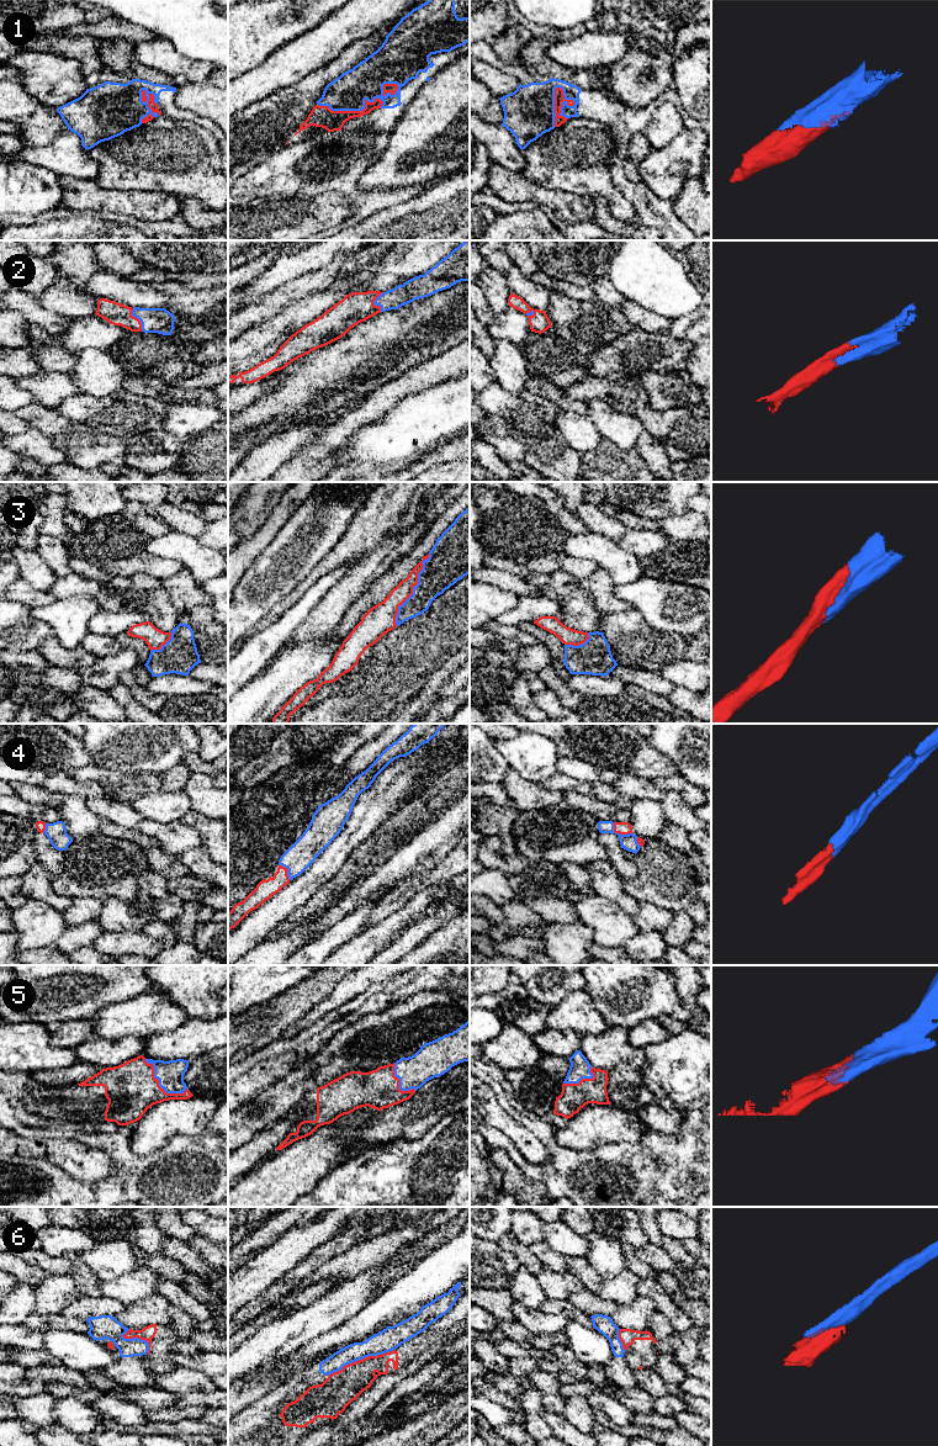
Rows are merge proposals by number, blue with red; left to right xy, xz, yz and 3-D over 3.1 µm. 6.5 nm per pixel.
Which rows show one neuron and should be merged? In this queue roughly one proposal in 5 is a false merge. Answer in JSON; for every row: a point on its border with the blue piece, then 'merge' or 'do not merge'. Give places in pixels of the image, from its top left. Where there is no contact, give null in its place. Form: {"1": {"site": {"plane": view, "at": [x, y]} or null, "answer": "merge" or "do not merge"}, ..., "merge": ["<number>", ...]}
{"1": {"site": {"plane": "yz", "at": [554, 105]}, "answer": "merge"}, "2": {"site": {"plane": "xy", "at": [138, 318]}, "answer": "merge"}, "3": {"site": {"plane": "xz", "at": [413, 589]}, "answer": "merge"}, "4": {"site": {"plane": "yz", "at": [619, 833]}, "answer": "merge"}, "5": {"site": {"plane": "xy", "at": [160, 1086]}, "answer": "merge"}, "6": {"site": {"plane": "xz", "at": [361, 1359]}, "answer": "do not merge"}, "merge": ["1", "2", "3", "4", "5"]}

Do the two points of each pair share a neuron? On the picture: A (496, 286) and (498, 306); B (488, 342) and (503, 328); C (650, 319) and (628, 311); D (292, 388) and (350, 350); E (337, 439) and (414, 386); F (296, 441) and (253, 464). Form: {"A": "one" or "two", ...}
{"A": "one", "B": "two", "C": "one", "D": "one", "E": "one", "F": "one"}

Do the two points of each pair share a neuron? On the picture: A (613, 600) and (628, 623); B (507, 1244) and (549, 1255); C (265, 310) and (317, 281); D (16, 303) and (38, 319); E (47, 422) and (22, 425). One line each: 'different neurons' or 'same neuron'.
A: different neurons
B: different neurons
C: same neuron
D: same neuron
E: different neurons

